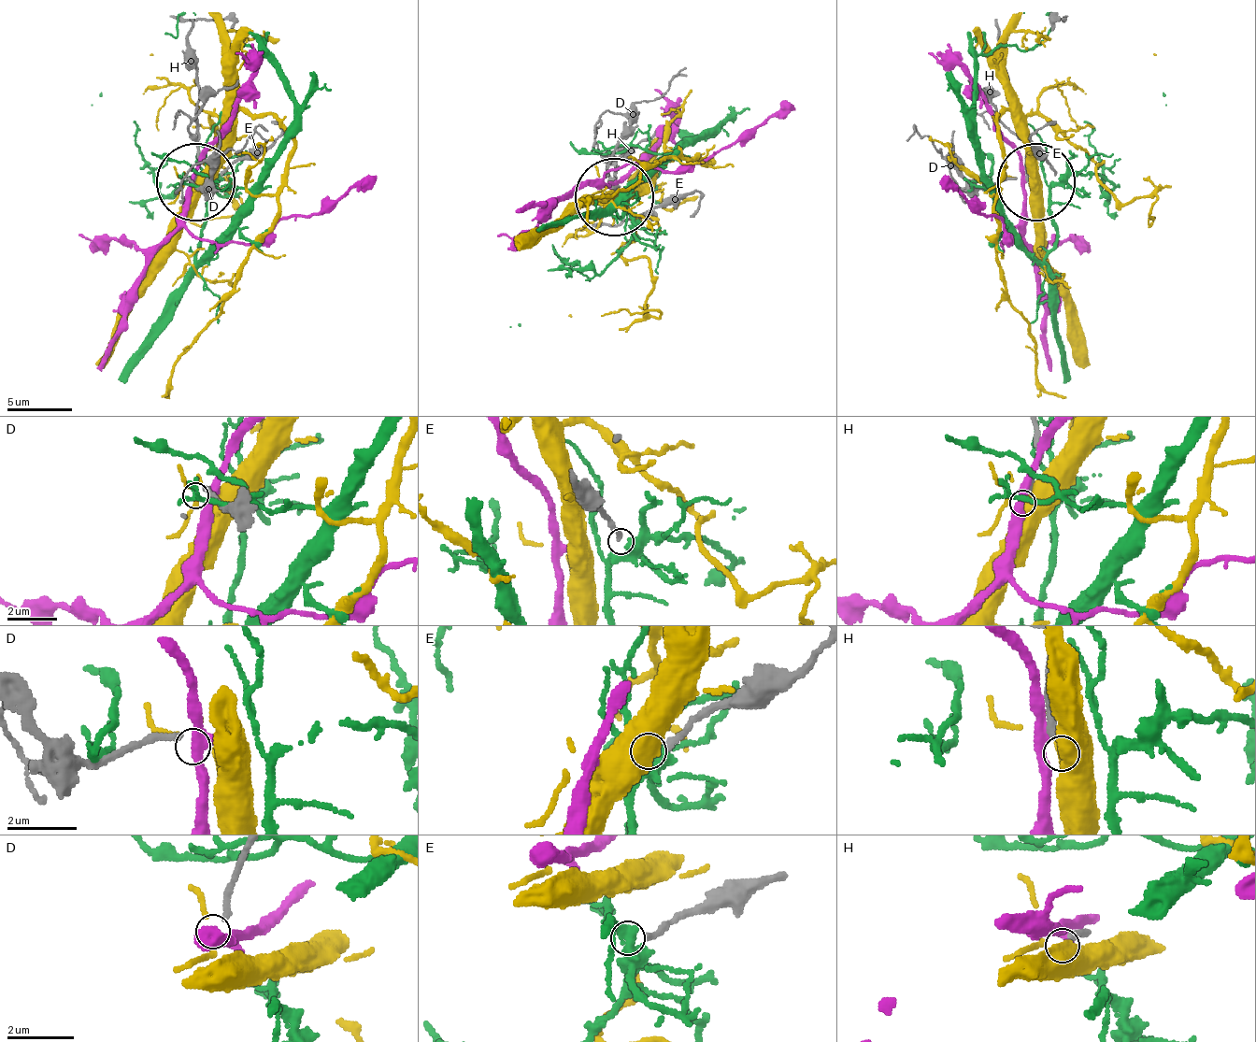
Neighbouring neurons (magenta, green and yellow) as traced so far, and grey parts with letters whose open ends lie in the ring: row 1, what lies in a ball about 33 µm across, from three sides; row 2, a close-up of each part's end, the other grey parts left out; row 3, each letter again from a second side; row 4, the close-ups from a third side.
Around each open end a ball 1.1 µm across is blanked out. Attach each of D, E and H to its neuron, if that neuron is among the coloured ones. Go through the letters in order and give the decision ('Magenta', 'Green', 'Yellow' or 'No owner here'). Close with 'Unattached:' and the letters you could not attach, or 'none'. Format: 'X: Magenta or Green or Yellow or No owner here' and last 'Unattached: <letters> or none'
D: No owner here
E: No owner here
H: No owner here
Unattached: D, E, H

